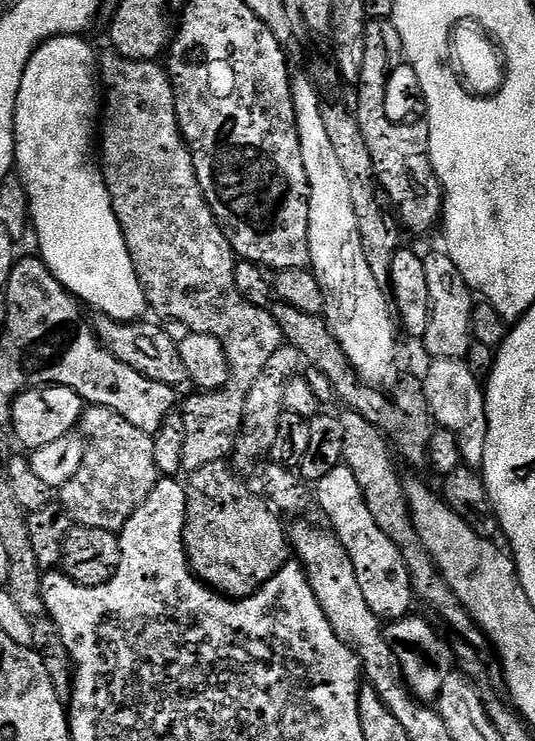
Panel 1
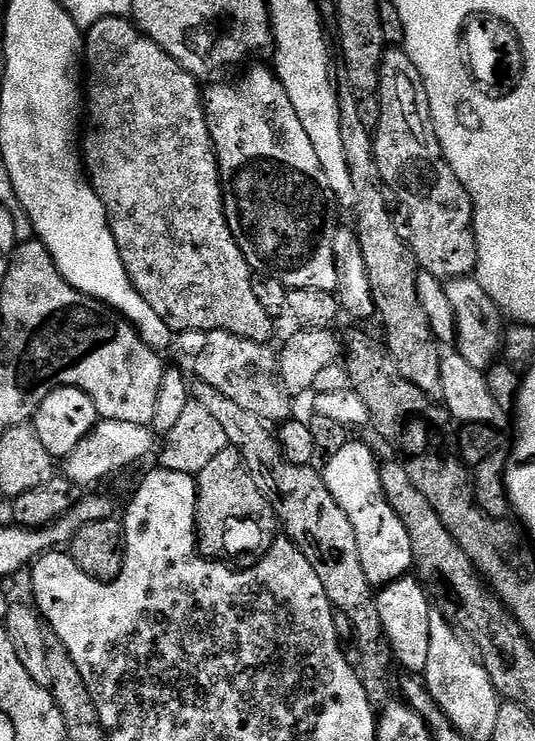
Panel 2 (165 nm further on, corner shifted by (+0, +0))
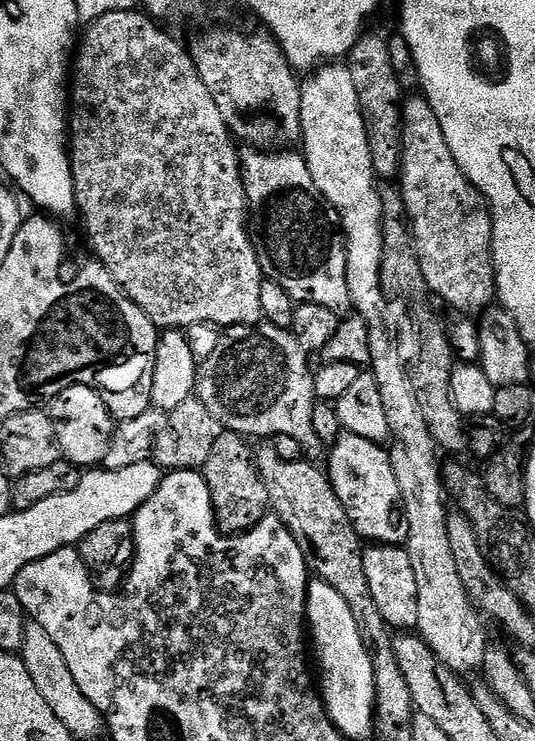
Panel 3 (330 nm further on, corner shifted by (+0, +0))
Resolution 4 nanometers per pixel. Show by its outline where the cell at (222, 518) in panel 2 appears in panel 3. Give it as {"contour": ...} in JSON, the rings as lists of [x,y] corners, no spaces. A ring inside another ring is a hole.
{"contour":[[[221,431],[218,442],[214,442],[214,450],[210,450],[210,458],[202,469],[206,486],[210,486],[212,491],[216,526],[225,534],[248,532],[258,526],[258,522],[262,522],[262,518],[270,512],[266,482],[262,482],[253,449],[248,449],[248,444],[249,441],[238,432]]]}

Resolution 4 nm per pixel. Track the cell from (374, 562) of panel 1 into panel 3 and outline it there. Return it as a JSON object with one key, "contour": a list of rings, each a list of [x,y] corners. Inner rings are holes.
{"contour":[[[344,432],[331,445],[326,463],[326,475],[334,494],[342,502],[350,522],[356,527],[361,541],[372,544],[407,545],[410,522],[406,518],[402,490],[394,478],[394,466],[387,447],[358,438],[358,434]]]}

